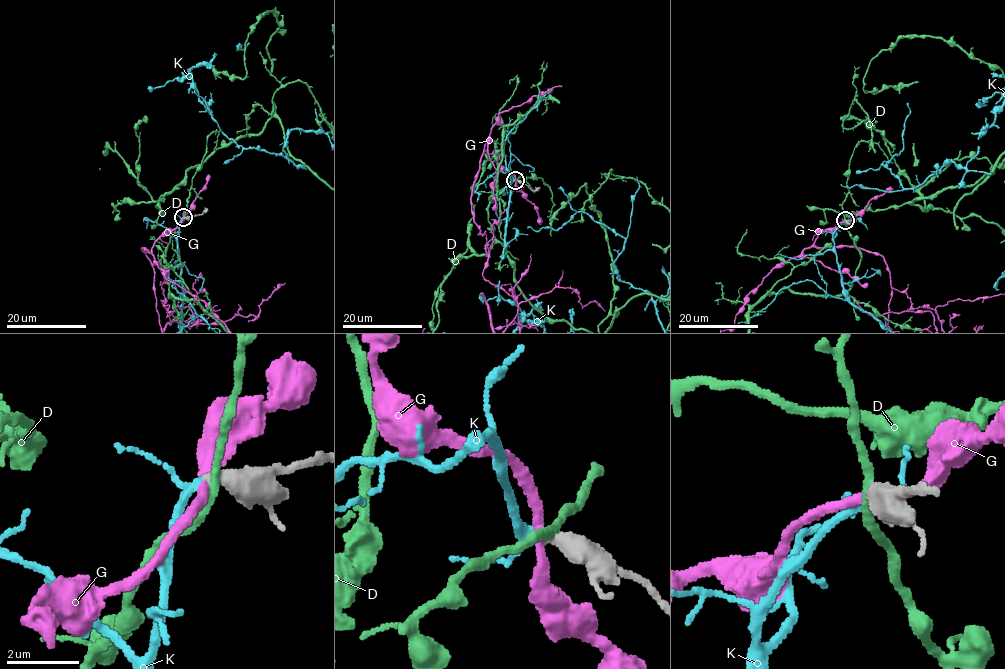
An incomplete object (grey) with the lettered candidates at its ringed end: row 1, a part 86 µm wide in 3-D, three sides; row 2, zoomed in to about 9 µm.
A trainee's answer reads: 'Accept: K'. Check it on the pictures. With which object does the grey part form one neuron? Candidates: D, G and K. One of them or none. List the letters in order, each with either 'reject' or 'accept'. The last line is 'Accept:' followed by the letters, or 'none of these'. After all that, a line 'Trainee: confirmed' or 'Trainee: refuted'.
D: reject
G: reject
K: accept
Accept: K
Trainee: confirmed

